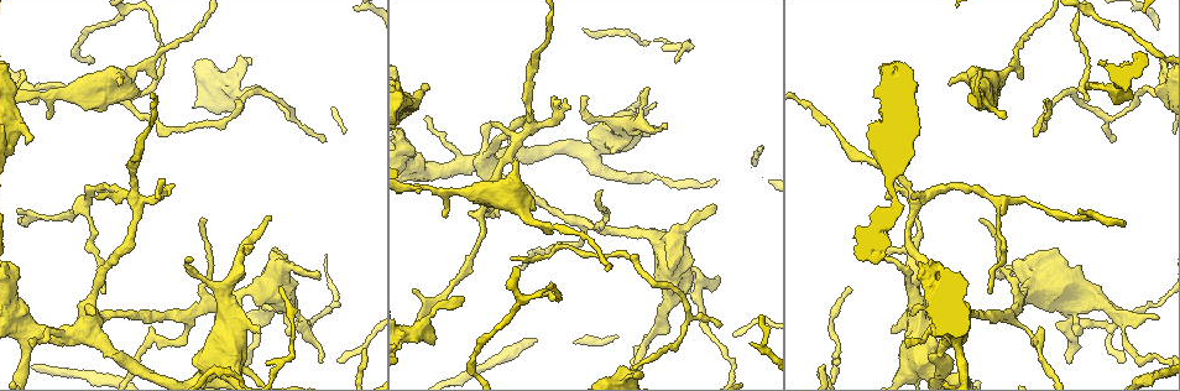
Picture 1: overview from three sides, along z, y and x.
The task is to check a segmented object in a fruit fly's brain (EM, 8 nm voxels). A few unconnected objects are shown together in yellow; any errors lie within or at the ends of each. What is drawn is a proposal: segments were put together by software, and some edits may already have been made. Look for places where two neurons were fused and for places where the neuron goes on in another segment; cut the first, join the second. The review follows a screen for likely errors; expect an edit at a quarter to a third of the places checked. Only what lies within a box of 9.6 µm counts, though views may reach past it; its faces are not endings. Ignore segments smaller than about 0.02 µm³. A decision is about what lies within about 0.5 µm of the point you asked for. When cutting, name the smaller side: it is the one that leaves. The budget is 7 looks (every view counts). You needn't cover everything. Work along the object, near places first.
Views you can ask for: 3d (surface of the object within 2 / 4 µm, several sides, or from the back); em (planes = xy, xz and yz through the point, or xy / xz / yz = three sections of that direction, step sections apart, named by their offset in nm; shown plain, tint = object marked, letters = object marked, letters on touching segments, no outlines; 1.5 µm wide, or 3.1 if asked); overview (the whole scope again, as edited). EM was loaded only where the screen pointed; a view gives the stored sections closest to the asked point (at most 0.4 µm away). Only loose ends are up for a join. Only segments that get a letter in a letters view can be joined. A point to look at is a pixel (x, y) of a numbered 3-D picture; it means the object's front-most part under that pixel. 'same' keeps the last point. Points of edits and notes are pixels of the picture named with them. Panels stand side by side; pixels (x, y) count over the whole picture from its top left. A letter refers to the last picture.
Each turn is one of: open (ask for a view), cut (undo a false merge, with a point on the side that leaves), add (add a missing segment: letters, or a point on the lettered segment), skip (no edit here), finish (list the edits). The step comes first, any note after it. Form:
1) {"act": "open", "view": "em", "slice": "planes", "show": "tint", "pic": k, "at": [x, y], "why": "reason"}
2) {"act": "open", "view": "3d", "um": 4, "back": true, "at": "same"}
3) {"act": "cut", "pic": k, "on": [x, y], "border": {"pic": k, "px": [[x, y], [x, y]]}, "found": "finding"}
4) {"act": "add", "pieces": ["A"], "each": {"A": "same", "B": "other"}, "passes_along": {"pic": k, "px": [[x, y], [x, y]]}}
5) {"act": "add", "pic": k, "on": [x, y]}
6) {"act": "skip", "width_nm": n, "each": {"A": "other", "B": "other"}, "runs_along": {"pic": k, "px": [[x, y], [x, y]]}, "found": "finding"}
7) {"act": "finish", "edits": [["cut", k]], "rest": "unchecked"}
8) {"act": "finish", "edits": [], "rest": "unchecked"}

{"act": "open", "view": "em", "slice": "planes", "show": "tint", "pic": 1, "at": [1070, 319], "why": "sudden change in width"}

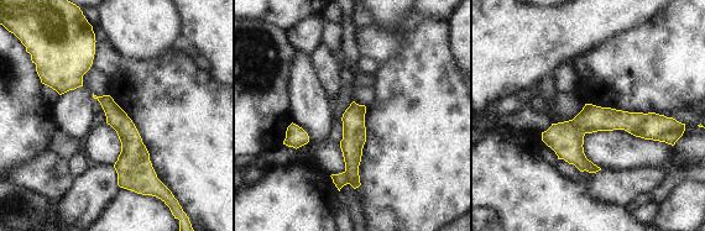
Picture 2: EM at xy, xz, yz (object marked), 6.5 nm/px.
{"act": "open", "view": "em", "slice": "planes", "show": "letters", "at": "same", "why": "see the neighbours"}

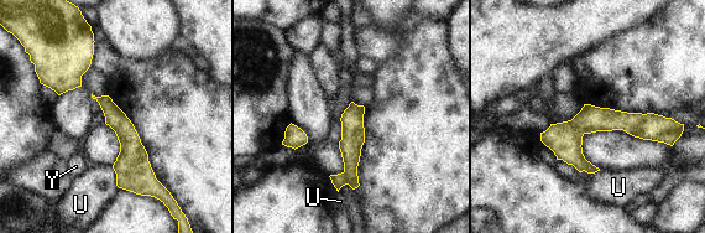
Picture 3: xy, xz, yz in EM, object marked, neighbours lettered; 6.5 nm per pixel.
{"act": "skip", "width_nm": 140, "each": {"U": "other", "Y": "other"}, "runs_along": {"pic": 3, "px": [[663, 122], [584, 122], [543, 138]]}, "found": "one neuron here"}

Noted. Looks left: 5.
{"act": "open", "view": "em", "slice": "planes", "show": "tint", "pic": 1, "at": [684, 323], "why": "abrupt turn"}

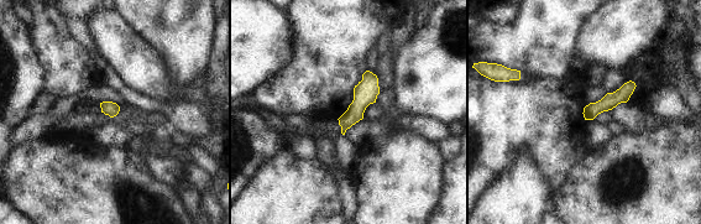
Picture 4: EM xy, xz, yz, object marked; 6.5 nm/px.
{"act": "open", "view": "em", "slice": "planes", "show": "letters", "at": "same", "why": "what lies round it"}

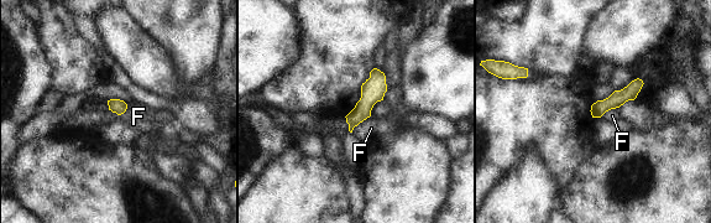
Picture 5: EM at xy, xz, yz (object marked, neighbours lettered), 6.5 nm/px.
{"act": "skip", "width_nm": 90, "each": {"F": "other"}, "runs_along": {"pic": 5, "px": [[639, 83], [595, 114]]}, "found": "one neuron here"}

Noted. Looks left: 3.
{"act": "open", "view": "3d", "um": 2, "pic": 1, "at": [662, 124], "why": "an open end"}

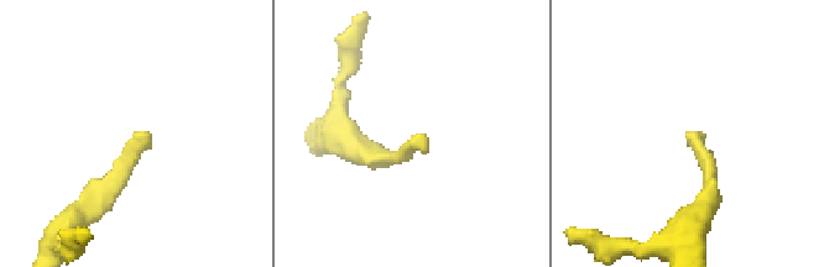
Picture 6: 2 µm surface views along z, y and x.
{"act": "open", "view": "em", "slice": "xy", "step": 4, "show": "letters", "pic": 6, "at": [139, 133]}

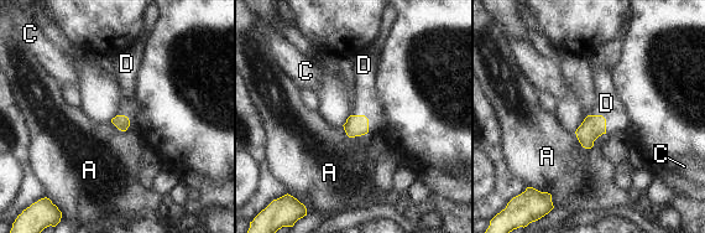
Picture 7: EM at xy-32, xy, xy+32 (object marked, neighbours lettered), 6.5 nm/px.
{"act": "open", "view": "em", "slice": "planes", "show": "letters", "at": "same", "why": "another direction"}

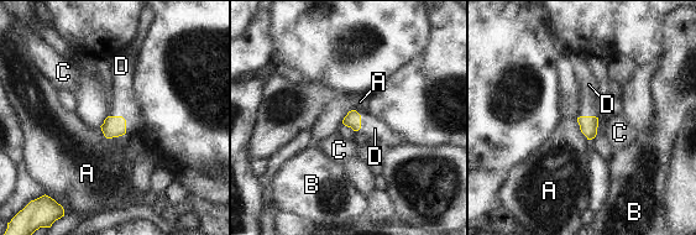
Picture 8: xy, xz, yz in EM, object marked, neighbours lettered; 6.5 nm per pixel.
{"act": "add", "pieces": ["D"], "longest_contact_nm": ["A", 180], "each": {"A": "other", "B": "other", "C": "other", "D": "same"}, "found": "it goes on there"}

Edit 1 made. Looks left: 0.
{"act": "finish", "edits": [["add", 8]], "rest": "unchecked"}

